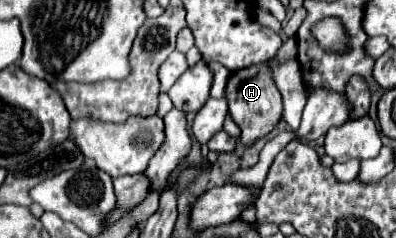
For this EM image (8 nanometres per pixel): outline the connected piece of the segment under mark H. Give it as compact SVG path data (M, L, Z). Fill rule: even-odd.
M289 38L281 48L279 54L275 58L271 58L271 62L263 62L263 66L249 66L247 70L237 70L235 74L229 76L227 88L225 88L225 98L229 104L229 114L233 116L233 120L239 124L241 128L241 140L243 144L251 144L257 138L267 136L281 120L281 94L275 86L273 80L273 70L271 64L283 64L287 60L295 60L297 58L297 40Z

